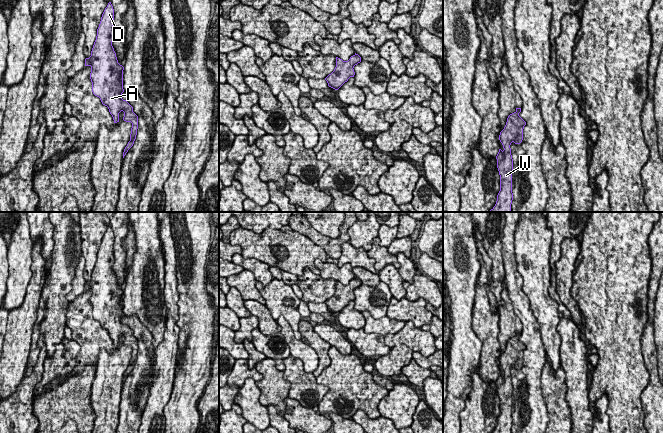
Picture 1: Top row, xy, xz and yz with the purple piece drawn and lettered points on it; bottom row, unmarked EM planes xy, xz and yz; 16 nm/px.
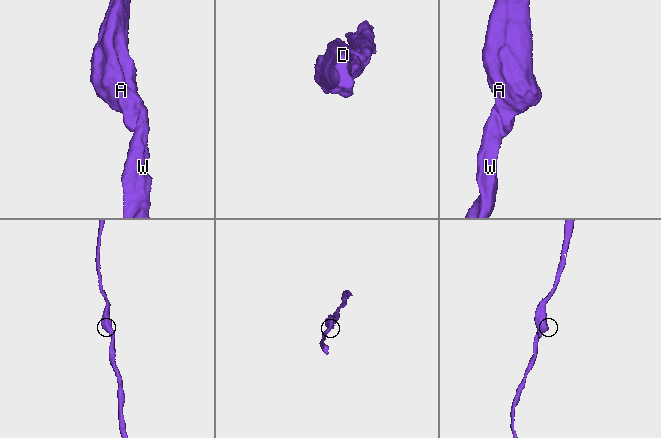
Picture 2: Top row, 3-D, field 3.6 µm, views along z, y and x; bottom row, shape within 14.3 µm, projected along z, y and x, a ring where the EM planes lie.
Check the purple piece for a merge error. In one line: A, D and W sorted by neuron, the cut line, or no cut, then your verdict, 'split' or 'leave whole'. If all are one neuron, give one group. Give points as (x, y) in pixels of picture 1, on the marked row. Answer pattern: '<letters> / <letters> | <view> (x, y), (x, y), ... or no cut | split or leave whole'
A D W | no cut | leave whole

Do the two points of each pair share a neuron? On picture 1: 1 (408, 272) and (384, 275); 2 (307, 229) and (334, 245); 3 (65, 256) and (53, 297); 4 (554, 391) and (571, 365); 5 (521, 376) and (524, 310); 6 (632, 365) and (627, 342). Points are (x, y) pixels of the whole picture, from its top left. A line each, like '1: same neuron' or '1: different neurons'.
1: different neurons
2: same neuron
3: same neuron
4: different neurons
5: same neuron
6: same neuron

